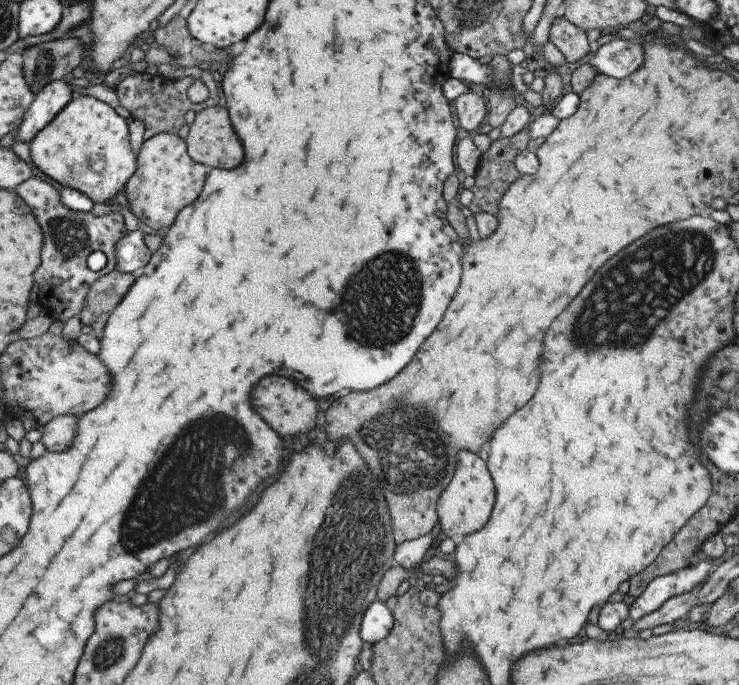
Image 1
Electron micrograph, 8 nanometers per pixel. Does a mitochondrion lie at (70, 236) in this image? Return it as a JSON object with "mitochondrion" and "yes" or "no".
{"mitochondrion":"yes"}

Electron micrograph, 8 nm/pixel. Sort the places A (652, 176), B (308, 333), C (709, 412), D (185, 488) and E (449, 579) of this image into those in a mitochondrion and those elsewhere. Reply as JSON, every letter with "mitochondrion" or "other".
{"A":"other","B":"other","C":"other","D":"mitochondrion","E":"other"}

